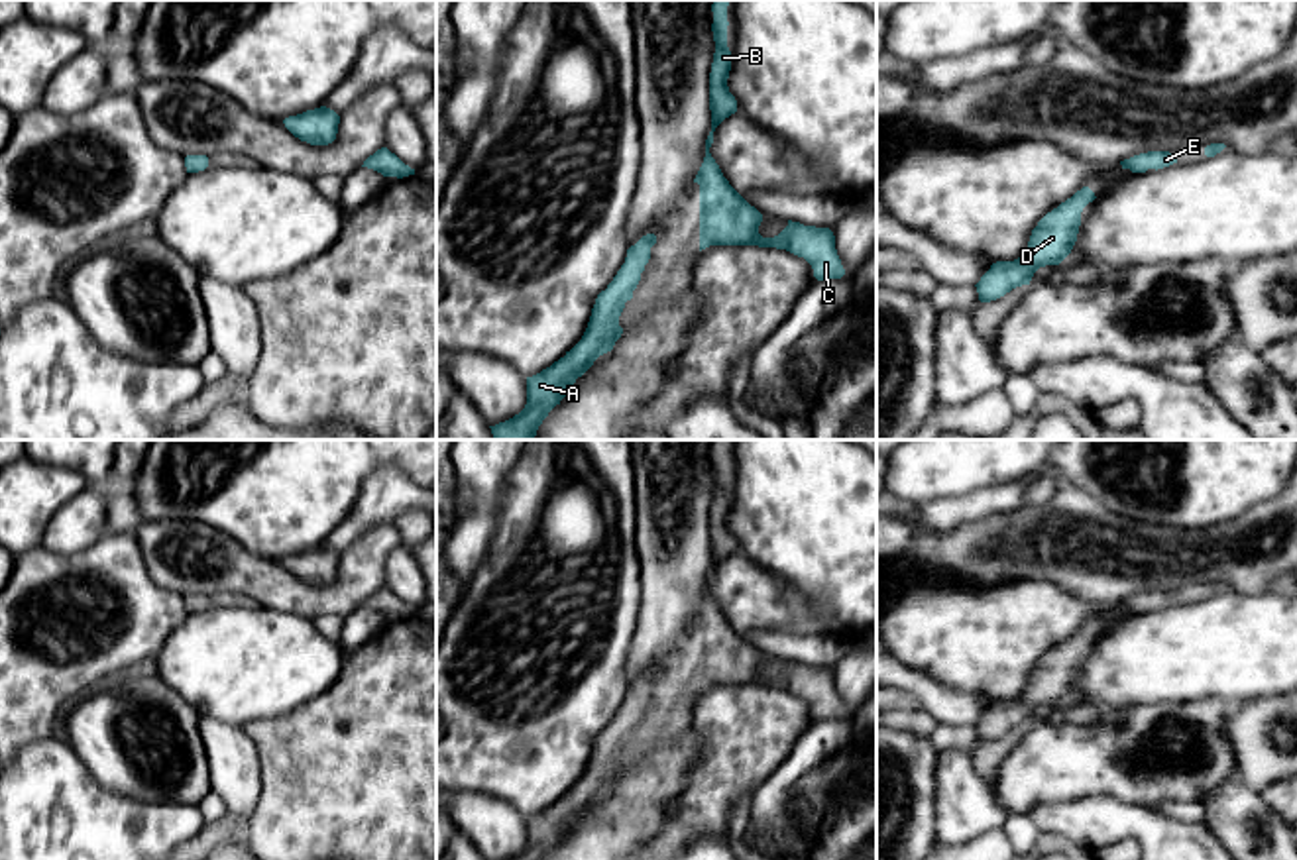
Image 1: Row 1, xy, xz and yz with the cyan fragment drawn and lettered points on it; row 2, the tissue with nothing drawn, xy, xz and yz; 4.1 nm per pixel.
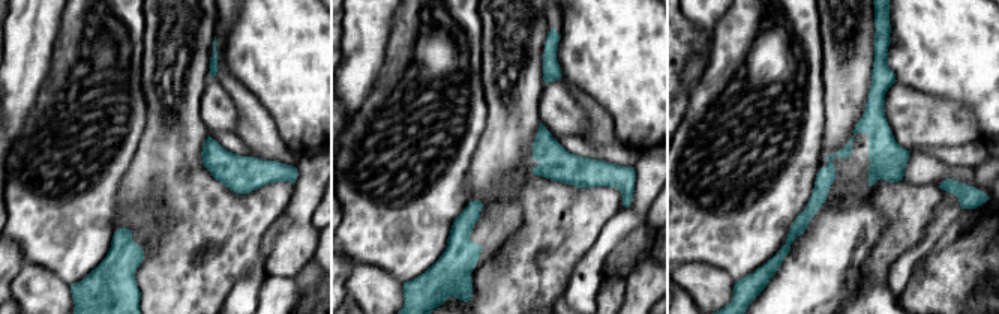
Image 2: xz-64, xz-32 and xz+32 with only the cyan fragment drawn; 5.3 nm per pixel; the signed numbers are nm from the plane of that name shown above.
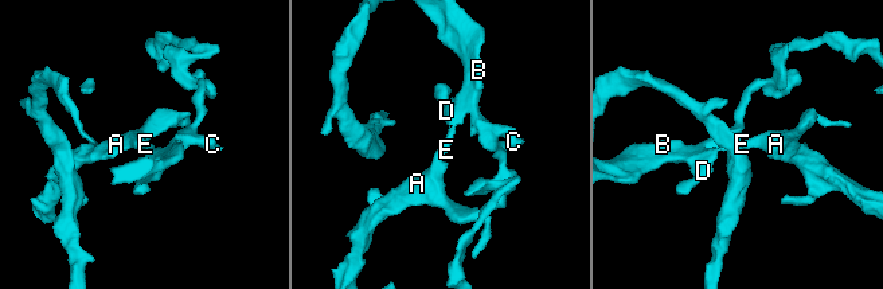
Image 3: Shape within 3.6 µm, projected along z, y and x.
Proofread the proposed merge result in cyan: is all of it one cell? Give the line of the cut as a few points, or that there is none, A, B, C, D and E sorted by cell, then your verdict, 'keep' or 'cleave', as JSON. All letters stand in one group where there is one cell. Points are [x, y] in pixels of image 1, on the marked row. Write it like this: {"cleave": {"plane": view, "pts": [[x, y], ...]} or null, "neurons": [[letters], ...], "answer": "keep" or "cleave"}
{"cleave": null, "neurons": [["A", "B", "C", "D", "E"]], "answer": "keep"}

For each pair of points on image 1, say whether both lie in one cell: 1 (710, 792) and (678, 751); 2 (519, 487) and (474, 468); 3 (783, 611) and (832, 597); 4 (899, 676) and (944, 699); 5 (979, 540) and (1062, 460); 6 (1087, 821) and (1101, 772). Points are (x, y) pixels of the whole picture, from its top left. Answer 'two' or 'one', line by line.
1: two
2: two
3: two
4: one
5: two
6: two

